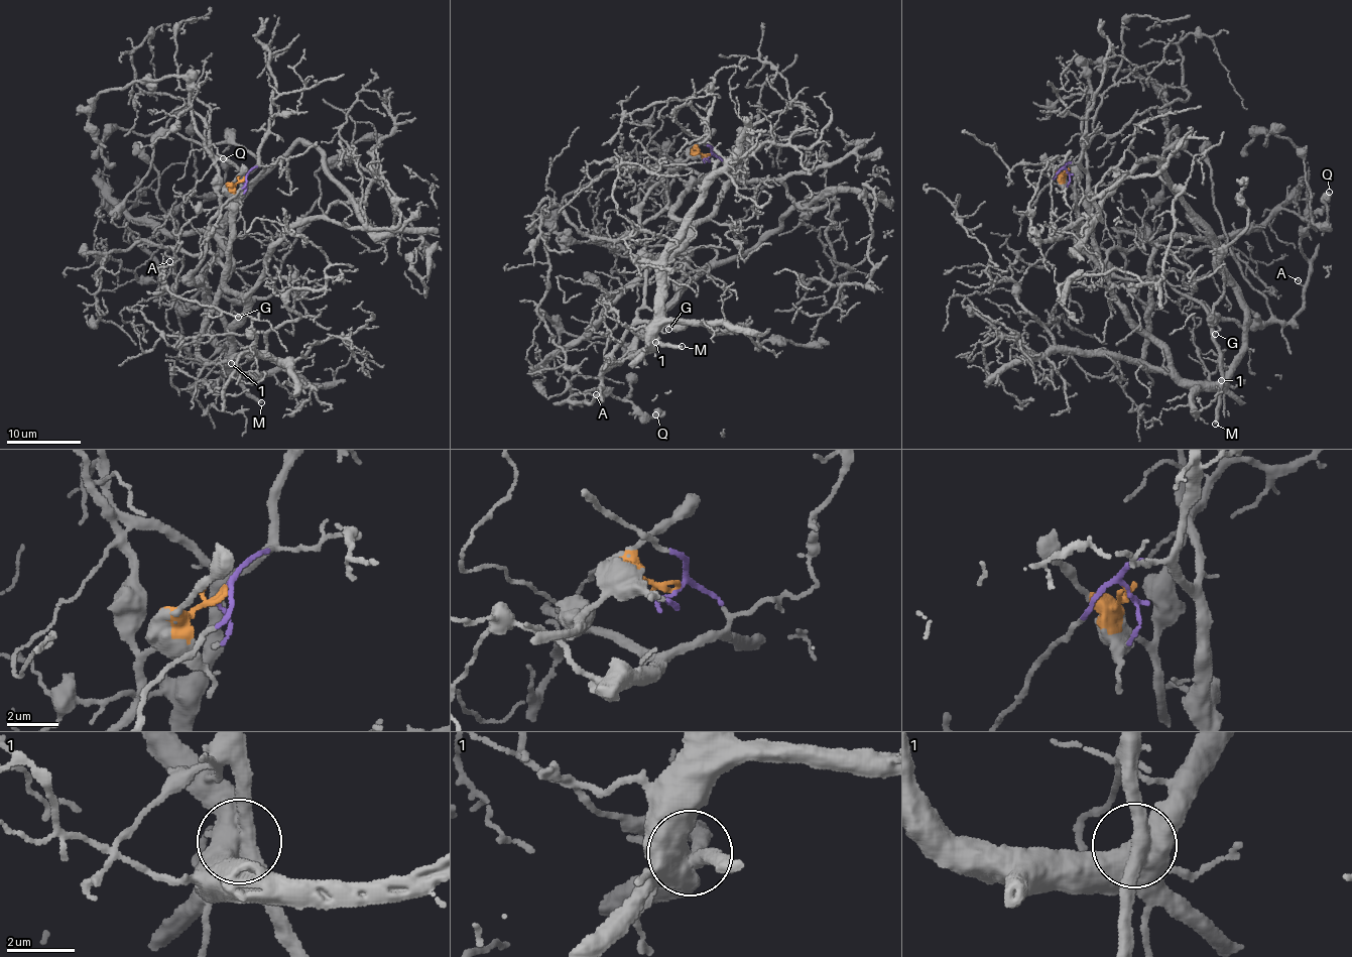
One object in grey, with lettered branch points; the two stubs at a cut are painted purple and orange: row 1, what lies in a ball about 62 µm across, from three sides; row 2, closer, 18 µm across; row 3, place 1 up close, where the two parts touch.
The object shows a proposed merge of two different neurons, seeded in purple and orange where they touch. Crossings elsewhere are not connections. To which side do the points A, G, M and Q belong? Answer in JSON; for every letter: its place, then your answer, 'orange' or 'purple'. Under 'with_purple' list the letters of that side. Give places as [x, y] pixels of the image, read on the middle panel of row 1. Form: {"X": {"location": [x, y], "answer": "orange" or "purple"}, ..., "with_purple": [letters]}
{"A": {"location": [596, 394], "answer": "orange"}, "G": {"location": [668, 329], "answer": "orange"}, "M": {"location": [682, 346], "answer": "orange"}, "Q": {"location": [655, 414], "answer": "orange"}, "with_purple": []}

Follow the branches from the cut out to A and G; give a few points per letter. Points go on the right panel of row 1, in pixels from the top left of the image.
A: (1066, 171), (1086, 250), (1118, 276), (1168, 280), (1243, 326), (1287, 322), (1302, 303), (1298, 280)
G: (1066, 171), (1064, 182), (1074, 190), (1086, 250), (1118, 276), (1162, 278), (1194, 297), (1221, 328), (1215, 334)

